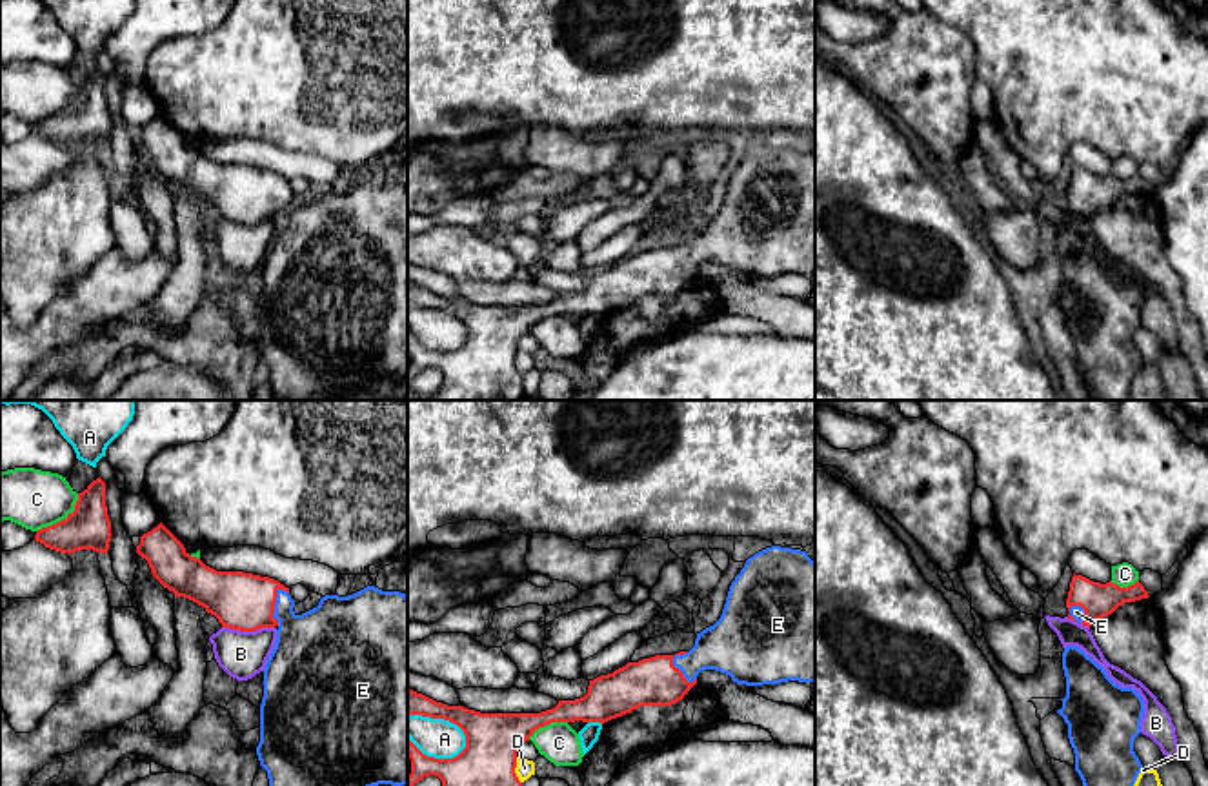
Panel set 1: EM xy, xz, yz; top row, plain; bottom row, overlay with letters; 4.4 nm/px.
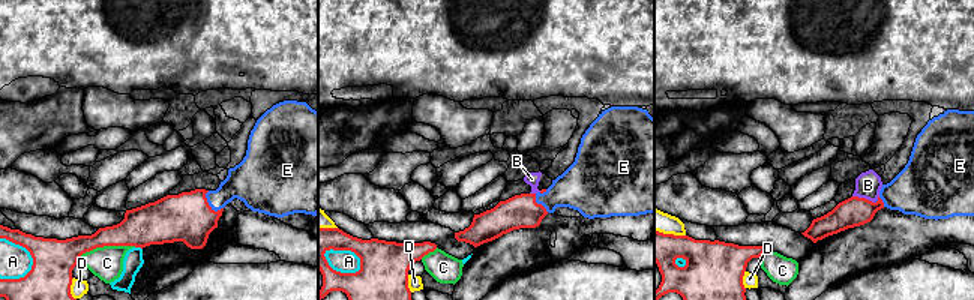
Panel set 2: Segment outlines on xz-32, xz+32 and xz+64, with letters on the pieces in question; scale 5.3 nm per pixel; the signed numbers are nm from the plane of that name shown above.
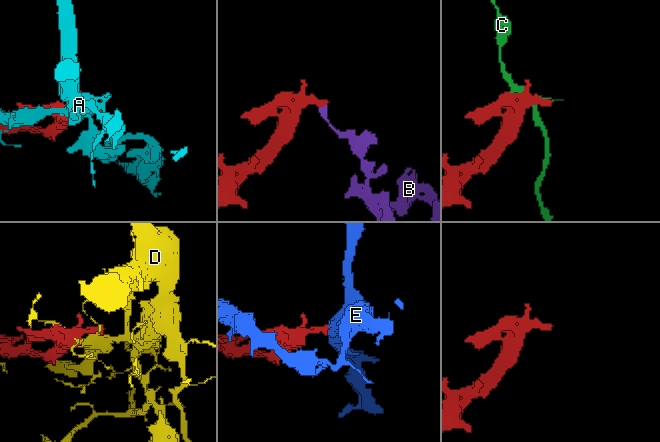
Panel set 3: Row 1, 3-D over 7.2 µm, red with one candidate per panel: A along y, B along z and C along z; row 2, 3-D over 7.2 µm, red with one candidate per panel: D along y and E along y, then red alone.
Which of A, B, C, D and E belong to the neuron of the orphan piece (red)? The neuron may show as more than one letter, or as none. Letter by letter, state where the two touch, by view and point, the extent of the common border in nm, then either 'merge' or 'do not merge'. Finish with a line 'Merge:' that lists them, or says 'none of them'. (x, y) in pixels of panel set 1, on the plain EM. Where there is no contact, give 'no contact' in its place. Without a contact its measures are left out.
A: xz (442, 310) | 300 nm | do not merge
B: xy (248, 222) | 240 nm | do not merge
C: xy (64, 111) | 260 nm | do not merge
D: xz (513, 362) | 120 nm | do not merge
E: xy (273, 199) | 170 nm | merge
Merge: E

